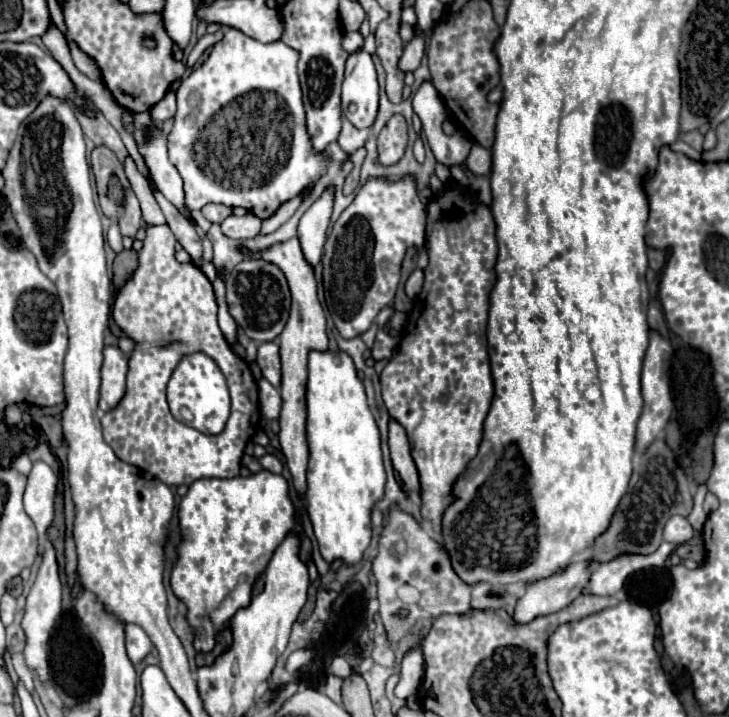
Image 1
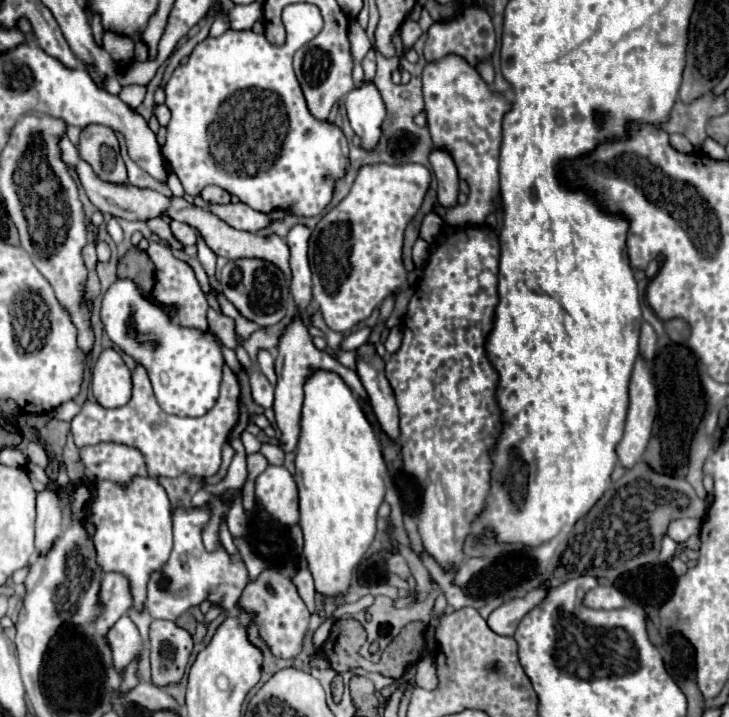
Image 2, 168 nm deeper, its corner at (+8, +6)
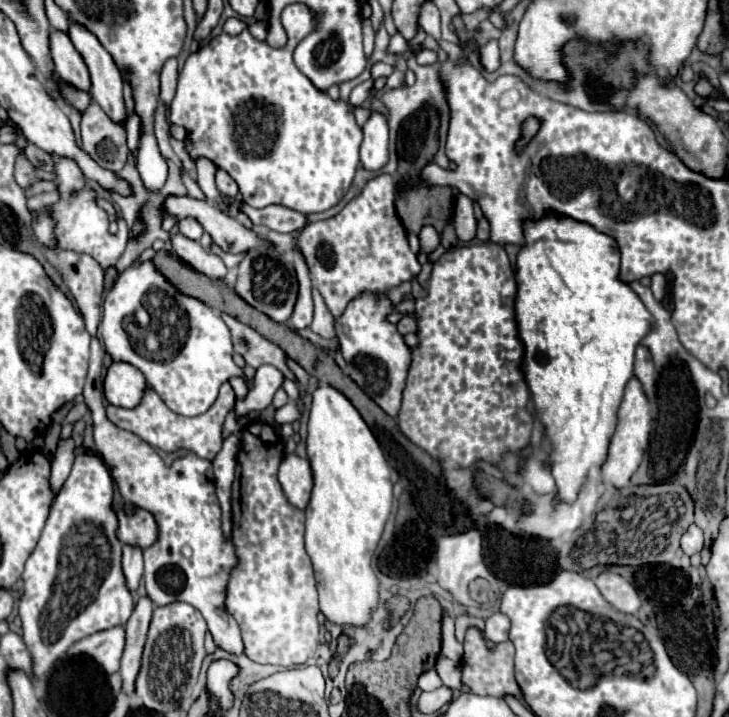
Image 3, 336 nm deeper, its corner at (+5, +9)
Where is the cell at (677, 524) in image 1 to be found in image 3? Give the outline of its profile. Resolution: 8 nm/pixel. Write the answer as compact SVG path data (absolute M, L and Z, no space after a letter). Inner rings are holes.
M691 525L689 531L681 537L681 549L689 557L703 549L703 531L697 525Z

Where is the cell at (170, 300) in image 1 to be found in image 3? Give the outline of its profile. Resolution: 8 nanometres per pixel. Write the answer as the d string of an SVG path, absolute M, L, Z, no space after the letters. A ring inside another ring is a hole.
M223 383L215 405L213 405L207 413L197 415L197 417L183 417L183 415L173 413L173 411L161 401L161 397L159 397L153 389L147 389L143 401L141 401L135 409L123 409L123 407L113 407L113 405L109 405L109 407L107 407L107 417L109 417L117 427L135 433L137 437L141 437L143 441L147 441L149 445L153 445L153 447L157 447L157 449L163 449L163 451L187 449L187 451L197 453L197 455L203 457L203 459L213 461L215 455L217 455L219 449L221 449L221 443L223 443L221 429L223 429L225 415L233 409L233 405L235 405L235 393L233 393L233 389L231 389L229 383Z

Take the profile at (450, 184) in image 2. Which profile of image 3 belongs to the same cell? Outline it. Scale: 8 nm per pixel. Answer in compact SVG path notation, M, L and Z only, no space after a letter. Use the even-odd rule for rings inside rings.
M465 195L455 197L455 231L457 231L457 237L465 243L475 239L477 221L473 217L473 201Z

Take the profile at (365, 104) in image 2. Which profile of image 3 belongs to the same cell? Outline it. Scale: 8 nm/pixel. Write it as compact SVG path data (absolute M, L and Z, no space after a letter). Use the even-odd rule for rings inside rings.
M373 111L369 121L363 125L361 143L361 165L367 171L379 171L389 161L389 127L387 119Z

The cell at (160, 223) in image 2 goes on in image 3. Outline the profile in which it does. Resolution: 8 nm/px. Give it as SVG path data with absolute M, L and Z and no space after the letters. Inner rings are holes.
M177 233L171 237L171 245L173 245L173 253L177 257L181 257L187 265L191 265L195 271L199 271L211 279L225 277L227 267L223 265L223 261L217 255L205 251L199 241L191 241L191 239L183 237L181 233Z

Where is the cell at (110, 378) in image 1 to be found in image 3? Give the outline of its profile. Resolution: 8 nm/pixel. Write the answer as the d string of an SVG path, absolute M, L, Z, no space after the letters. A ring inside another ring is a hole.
M111 363L105 377L105 397L111 405L133 409L141 403L147 381L139 369L129 363Z

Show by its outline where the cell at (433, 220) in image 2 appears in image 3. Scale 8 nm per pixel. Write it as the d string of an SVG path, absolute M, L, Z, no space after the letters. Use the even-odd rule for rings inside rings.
M425 225L419 233L419 243L421 243L421 251L417 253L417 259L423 265L429 261L429 253L433 253L439 247L439 233L435 231L435 227Z

